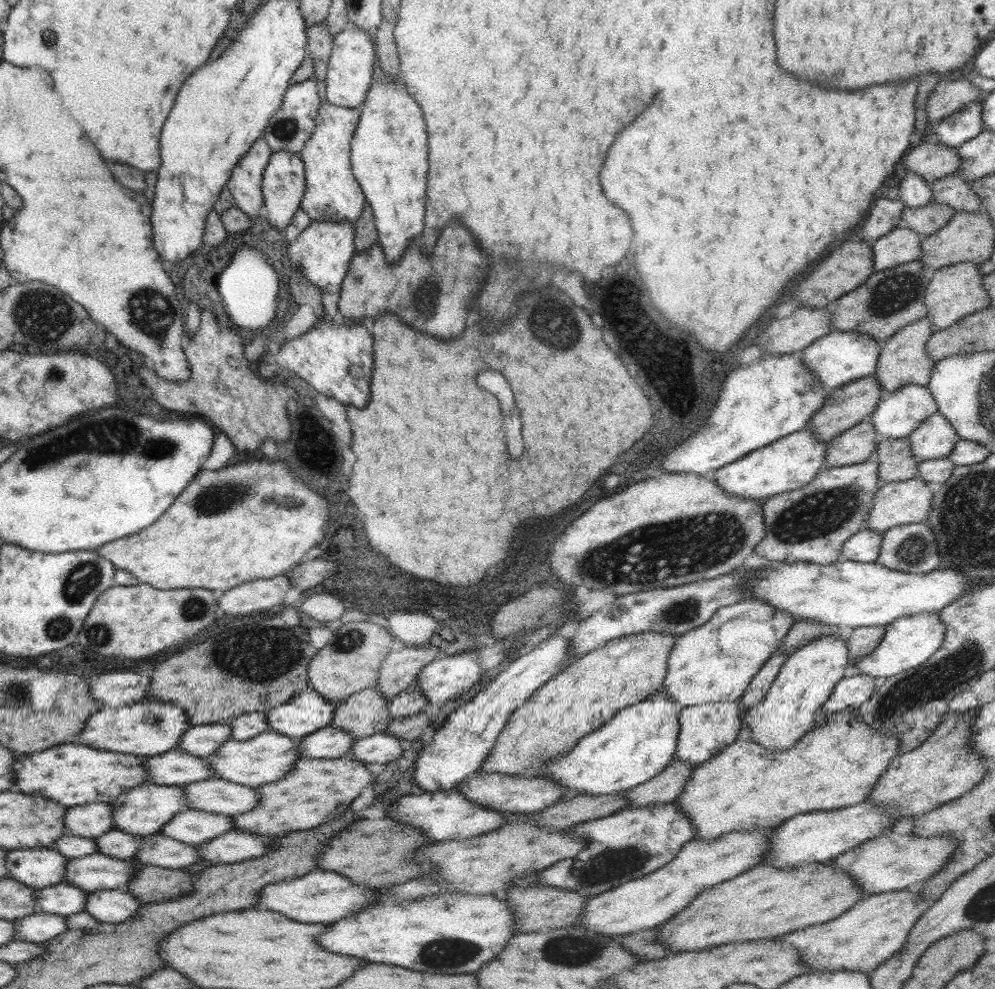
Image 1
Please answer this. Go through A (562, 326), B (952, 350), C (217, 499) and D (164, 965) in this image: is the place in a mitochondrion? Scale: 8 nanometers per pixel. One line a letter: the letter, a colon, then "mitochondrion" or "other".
A: mitochondrion
B: other
C: mitochondrion
D: other

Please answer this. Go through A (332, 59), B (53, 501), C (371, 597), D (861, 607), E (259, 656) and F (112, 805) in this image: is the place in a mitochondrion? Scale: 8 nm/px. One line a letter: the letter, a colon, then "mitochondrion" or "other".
A: other
B: other
C: other
D: other
E: mitochondrion
F: other

